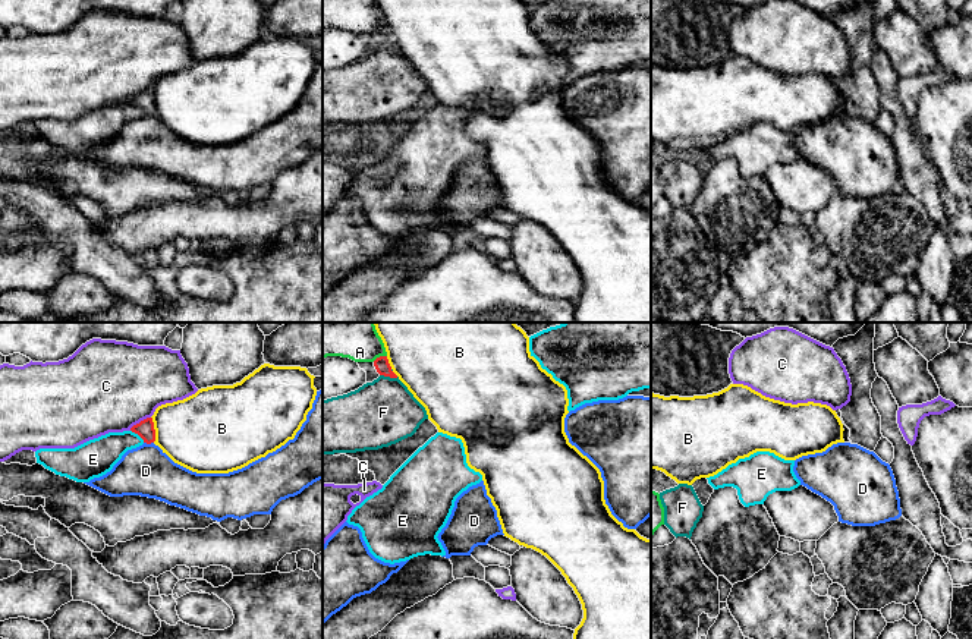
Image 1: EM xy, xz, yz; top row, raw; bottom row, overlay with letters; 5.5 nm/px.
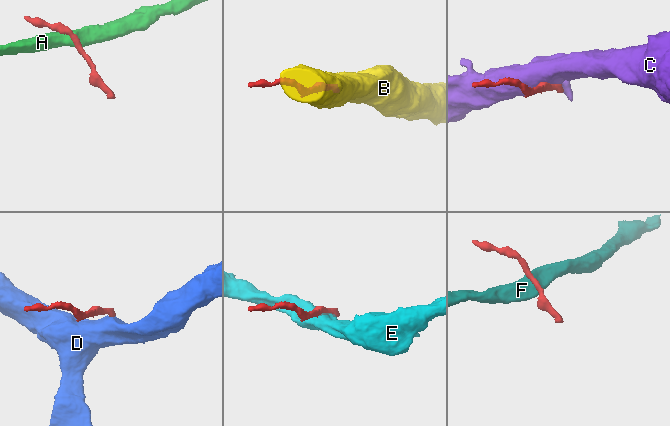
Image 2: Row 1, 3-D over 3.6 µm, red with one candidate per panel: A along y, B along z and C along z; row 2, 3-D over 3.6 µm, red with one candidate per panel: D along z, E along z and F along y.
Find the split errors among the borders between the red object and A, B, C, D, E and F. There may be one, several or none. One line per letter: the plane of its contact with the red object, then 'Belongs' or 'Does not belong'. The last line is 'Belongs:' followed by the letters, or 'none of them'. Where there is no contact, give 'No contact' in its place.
A: Touches red in xz. Does not belong
B: Touches red in xy. Does not belong
C: Touches red in xy. Does not belong
D: Touches red in xy. Does not belong
E: Touches red in xy. Does not belong
F: Touches red in xz. Does not belong
Belongs: none of them

